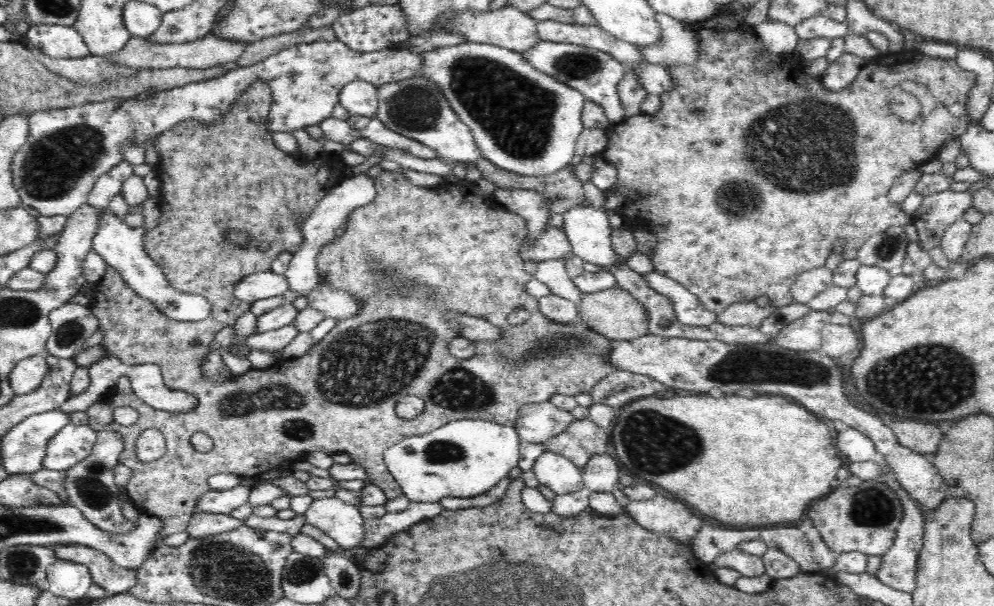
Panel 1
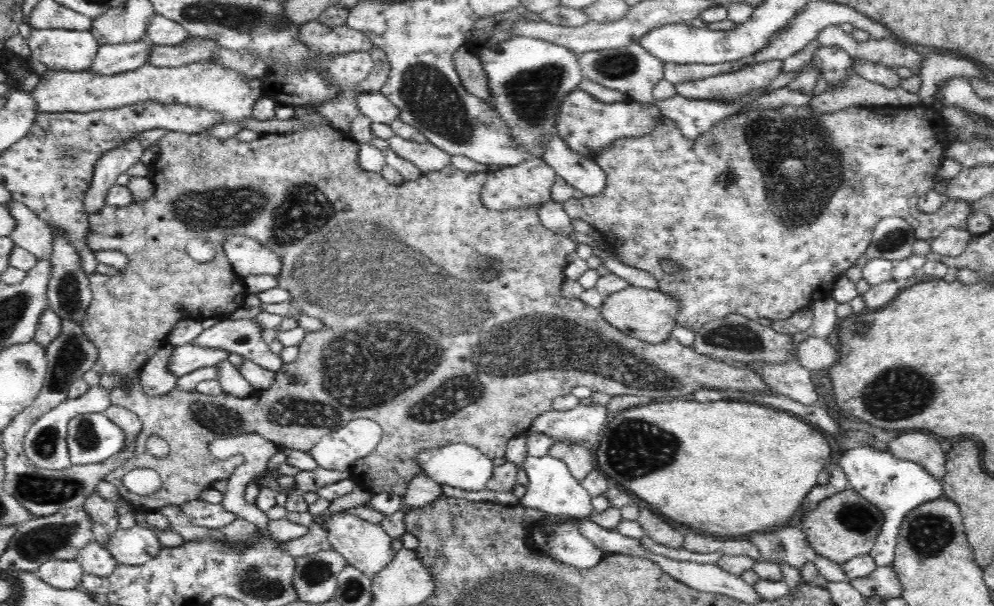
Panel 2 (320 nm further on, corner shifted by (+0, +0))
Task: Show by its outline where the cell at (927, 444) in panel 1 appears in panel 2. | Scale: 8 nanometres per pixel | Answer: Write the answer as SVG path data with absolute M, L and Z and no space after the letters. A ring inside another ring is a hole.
M920 432L902 434L900 438L890 442L890 451L898 459L910 460L922 466L927 472L941 481L945 476L947 460L940 444Z

